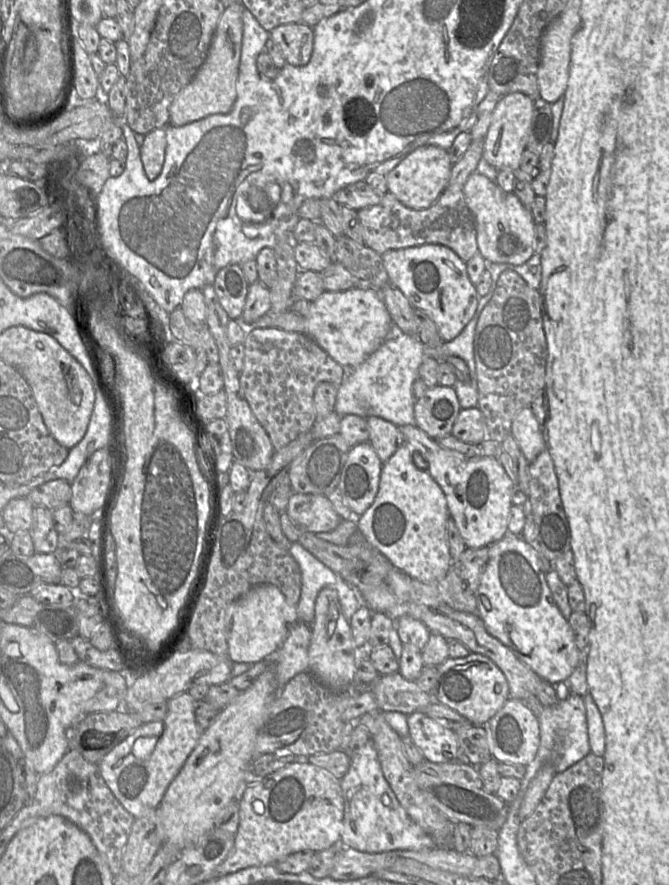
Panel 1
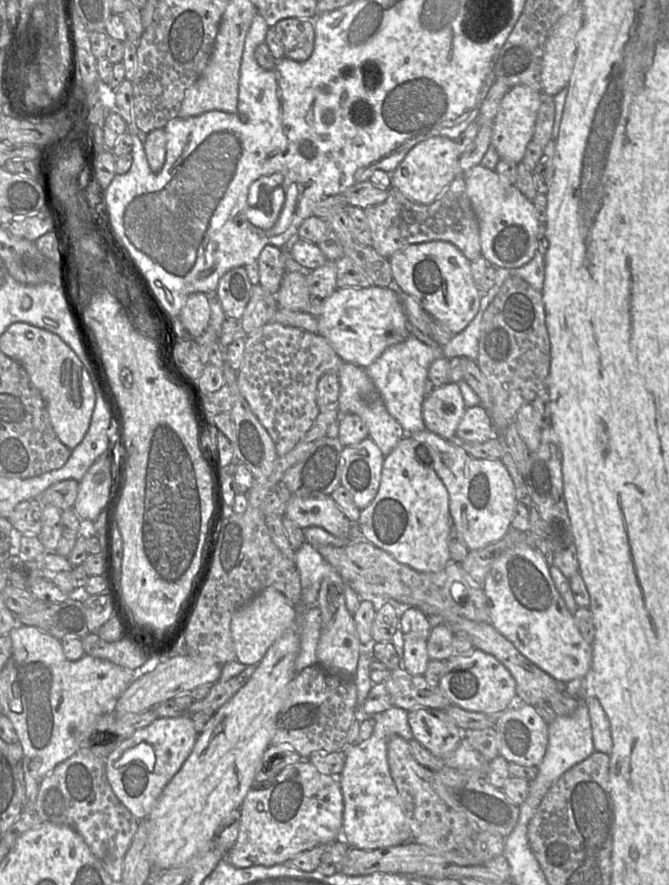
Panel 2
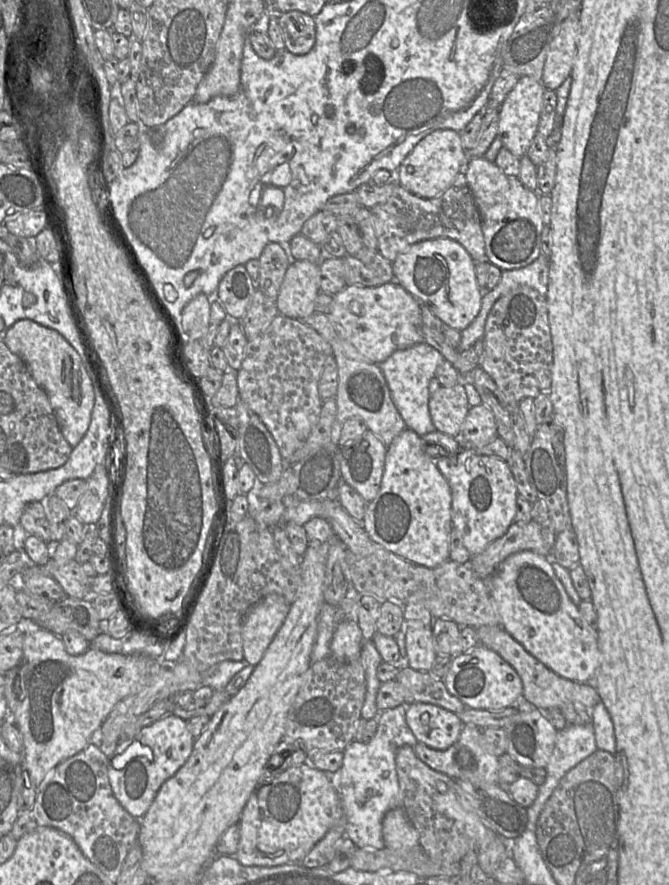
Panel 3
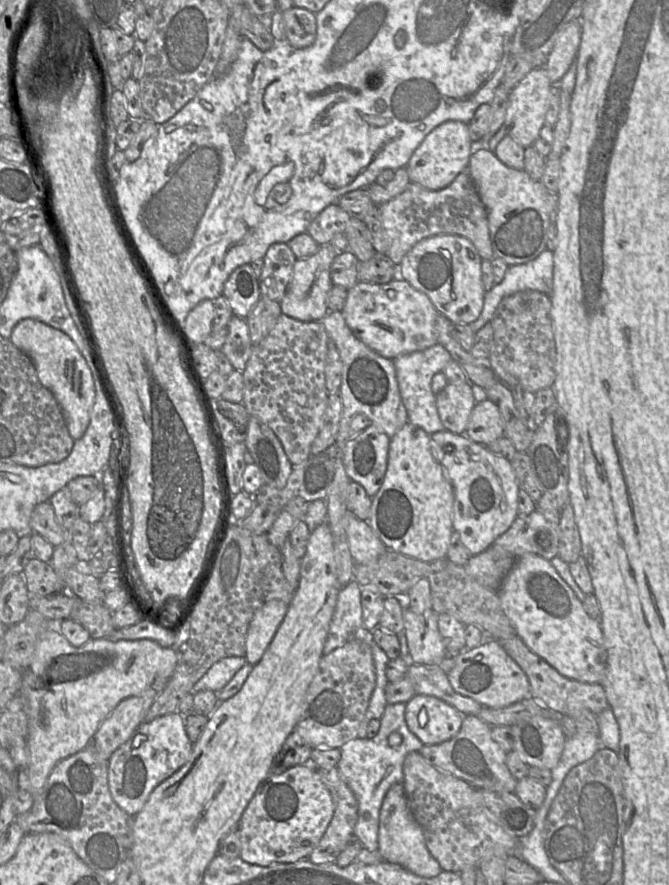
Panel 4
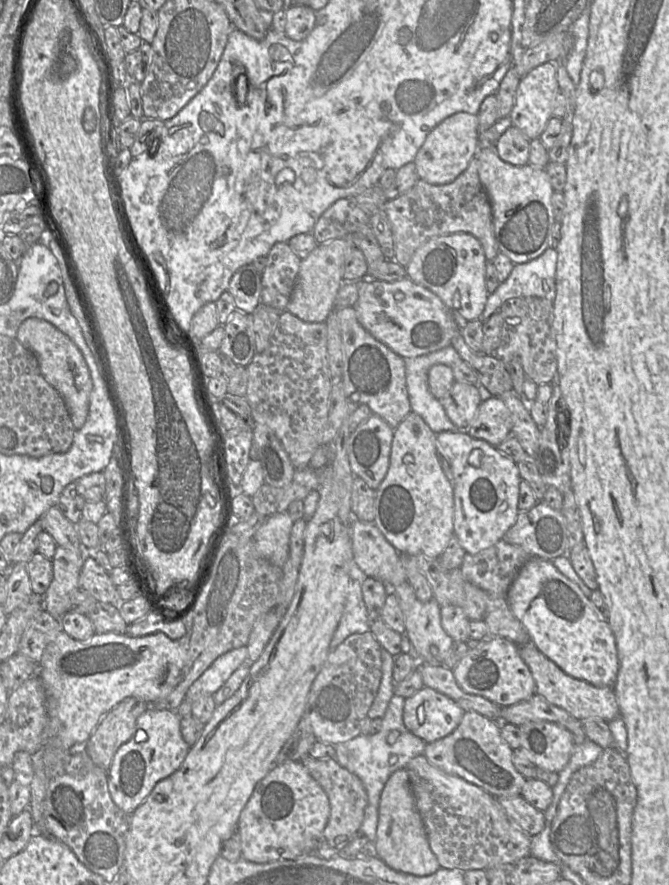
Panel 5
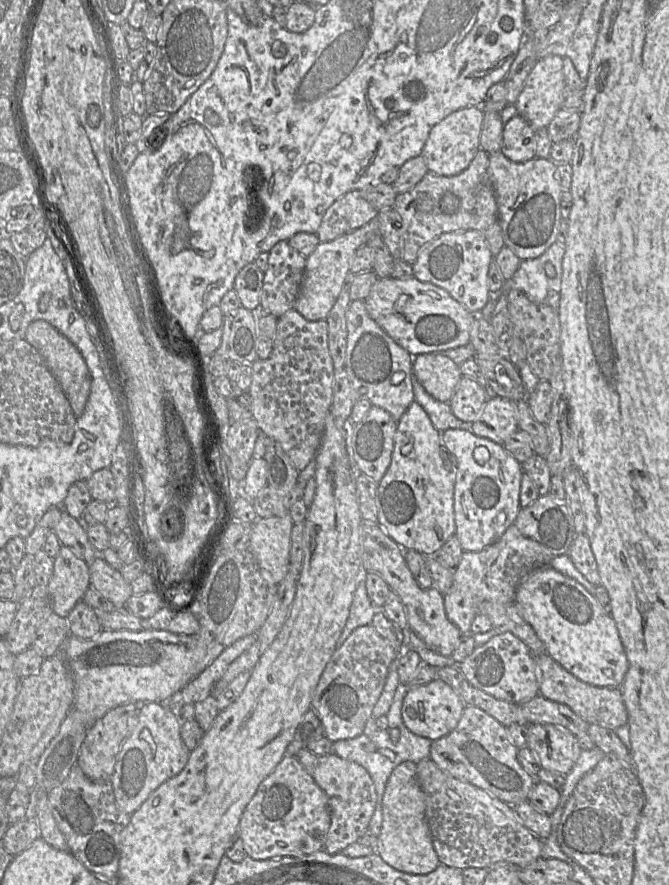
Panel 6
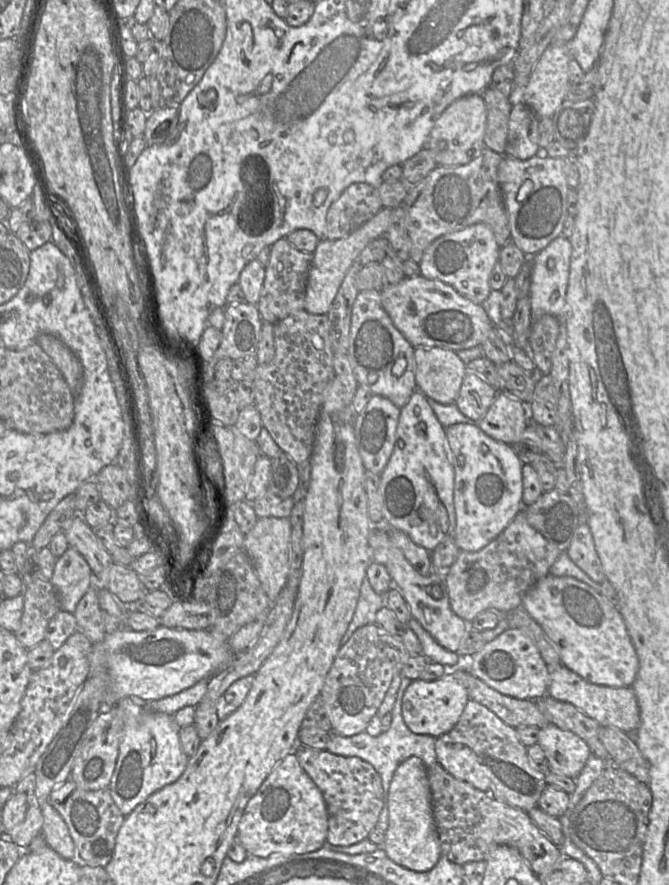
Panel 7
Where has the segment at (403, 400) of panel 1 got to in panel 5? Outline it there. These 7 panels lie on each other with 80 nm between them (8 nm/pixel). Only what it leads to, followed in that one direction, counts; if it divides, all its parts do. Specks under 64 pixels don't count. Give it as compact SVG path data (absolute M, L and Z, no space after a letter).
M452 346L405 359L406 385L411 411L418 414L435 434L446 431L468 433L468 428L459 428L451 422L443 405L432 395L428 387L428 371L432 366L444 364L454 368L462 361Z

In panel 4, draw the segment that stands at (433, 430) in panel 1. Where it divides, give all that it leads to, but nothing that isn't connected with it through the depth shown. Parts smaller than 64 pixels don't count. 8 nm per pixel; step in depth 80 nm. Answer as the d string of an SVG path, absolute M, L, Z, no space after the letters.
M469 382L448 383L436 395L438 414L445 430L465 434L476 404L471 385Z

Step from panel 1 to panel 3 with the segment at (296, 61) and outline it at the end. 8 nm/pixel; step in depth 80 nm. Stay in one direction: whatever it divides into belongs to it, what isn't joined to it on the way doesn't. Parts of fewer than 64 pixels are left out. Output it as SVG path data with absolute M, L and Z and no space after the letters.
M290 11L278 18L285 49L296 56L308 54L316 42L316 19L300 11Z

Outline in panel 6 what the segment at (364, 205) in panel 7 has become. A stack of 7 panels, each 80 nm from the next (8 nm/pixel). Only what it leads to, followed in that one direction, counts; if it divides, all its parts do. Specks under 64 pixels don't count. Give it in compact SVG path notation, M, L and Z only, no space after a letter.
M361 190L349 191L325 212L316 232L318 240L322 243L332 241L364 226L378 213L362 196Z

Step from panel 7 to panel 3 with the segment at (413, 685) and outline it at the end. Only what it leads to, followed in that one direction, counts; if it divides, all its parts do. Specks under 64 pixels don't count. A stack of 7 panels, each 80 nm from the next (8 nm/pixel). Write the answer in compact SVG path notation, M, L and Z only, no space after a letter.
M422 702L407 705L406 722L418 742L435 750L452 746L464 725L458 714Z

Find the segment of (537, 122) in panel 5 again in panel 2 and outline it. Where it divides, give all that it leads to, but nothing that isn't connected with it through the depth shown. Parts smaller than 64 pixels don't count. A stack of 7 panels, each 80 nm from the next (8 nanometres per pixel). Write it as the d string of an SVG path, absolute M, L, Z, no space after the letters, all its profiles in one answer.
M517 85L509 89L503 97L498 113L493 121L491 145L500 159L522 162L528 143L532 140L540 106L540 91L526 85Z

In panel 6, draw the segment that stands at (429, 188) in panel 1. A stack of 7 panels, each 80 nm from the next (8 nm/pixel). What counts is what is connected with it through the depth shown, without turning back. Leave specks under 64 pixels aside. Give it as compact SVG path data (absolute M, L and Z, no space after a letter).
M472 106L452 112L432 127L421 153L428 171L441 176L454 176L468 168L480 150L483 120L482 107Z

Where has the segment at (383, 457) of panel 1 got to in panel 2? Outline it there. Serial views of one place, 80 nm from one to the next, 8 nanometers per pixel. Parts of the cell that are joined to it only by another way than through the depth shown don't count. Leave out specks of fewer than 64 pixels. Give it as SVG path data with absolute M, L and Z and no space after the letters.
M342 362L338 369L340 381L340 392L337 408L341 415L356 414L366 424L369 437L376 443L383 455L386 457L406 435L401 424L387 411L383 399L368 376L366 369L356 364Z

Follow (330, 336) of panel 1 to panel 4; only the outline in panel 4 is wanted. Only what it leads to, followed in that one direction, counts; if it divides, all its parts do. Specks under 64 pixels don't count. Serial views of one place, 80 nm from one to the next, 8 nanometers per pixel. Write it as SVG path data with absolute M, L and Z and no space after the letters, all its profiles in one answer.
M399 276L385 284L358 282L348 289L341 312L352 332L385 358L394 359L437 344L435 319L439 313L426 294Z

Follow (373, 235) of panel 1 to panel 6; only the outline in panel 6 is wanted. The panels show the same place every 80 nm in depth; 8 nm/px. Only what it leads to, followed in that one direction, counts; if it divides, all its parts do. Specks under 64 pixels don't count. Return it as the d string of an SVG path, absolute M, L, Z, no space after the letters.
M480 150L464 171L454 176L428 172L412 189L397 194L394 208L402 219L402 259L412 265L419 252L448 232L477 230L483 234L494 260L504 246L495 191L488 175L489 153Z

